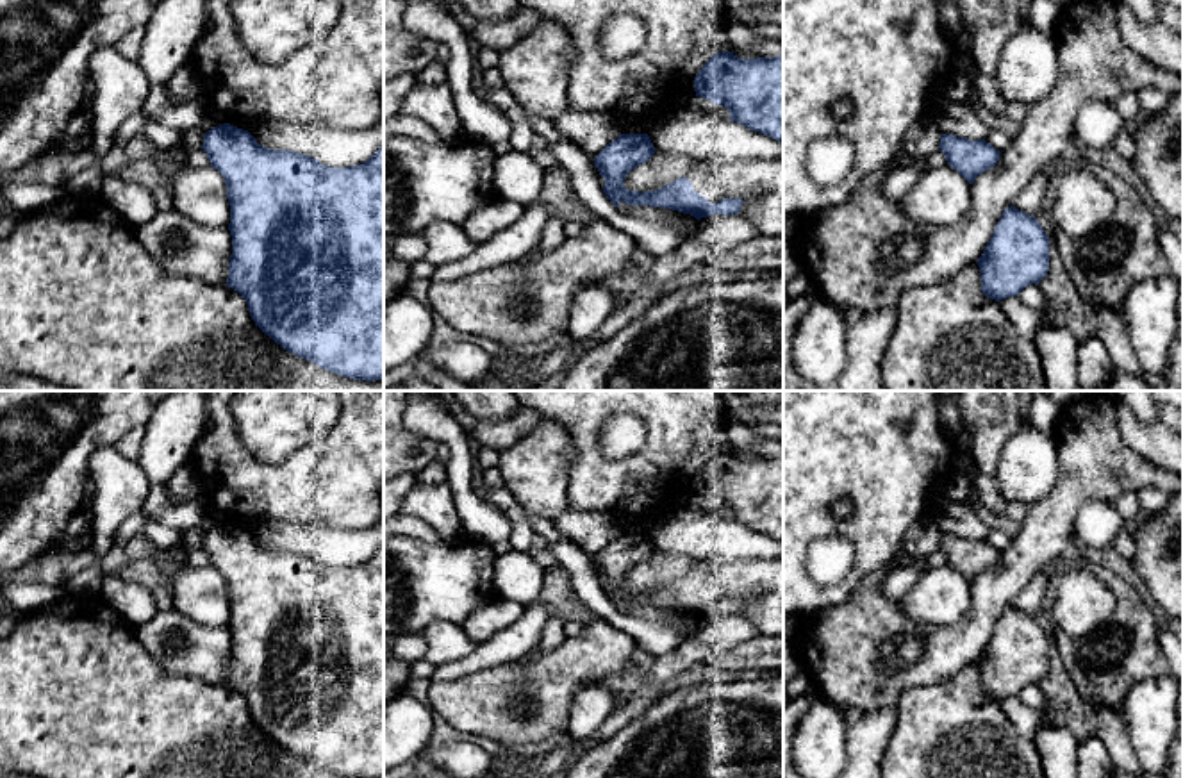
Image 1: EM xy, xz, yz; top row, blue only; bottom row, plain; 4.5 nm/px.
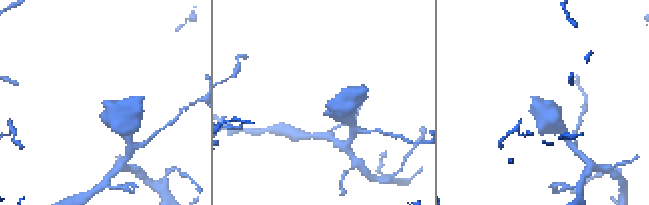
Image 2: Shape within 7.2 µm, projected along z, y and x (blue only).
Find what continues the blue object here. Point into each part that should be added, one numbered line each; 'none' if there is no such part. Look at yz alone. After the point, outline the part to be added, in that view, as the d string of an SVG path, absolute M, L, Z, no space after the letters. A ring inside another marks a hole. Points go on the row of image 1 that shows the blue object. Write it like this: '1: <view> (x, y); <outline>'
none

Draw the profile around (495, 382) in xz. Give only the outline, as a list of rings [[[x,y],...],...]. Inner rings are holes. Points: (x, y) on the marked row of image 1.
[[[498,373],[487,375],[487,387],[484,391],[537,391],[541,380],[528,380],[523,375],[505,378]]]

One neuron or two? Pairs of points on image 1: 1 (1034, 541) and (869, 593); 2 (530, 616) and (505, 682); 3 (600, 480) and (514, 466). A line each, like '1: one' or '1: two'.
1: one
2: two
3: two

